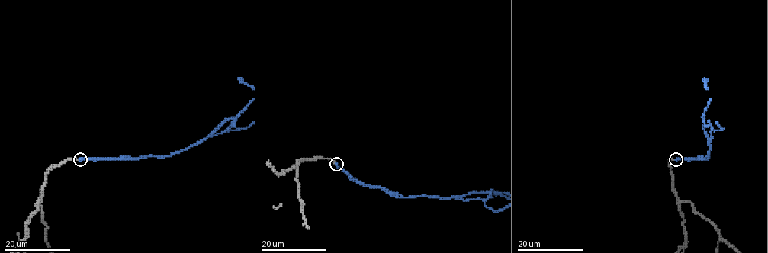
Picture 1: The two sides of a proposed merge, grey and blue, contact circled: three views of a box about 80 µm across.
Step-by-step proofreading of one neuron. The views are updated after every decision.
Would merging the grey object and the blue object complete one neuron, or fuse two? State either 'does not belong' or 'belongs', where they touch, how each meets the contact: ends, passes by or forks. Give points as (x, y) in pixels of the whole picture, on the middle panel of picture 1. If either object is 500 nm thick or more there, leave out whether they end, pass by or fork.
belongs; place (336, 164); grey ends; blue ends

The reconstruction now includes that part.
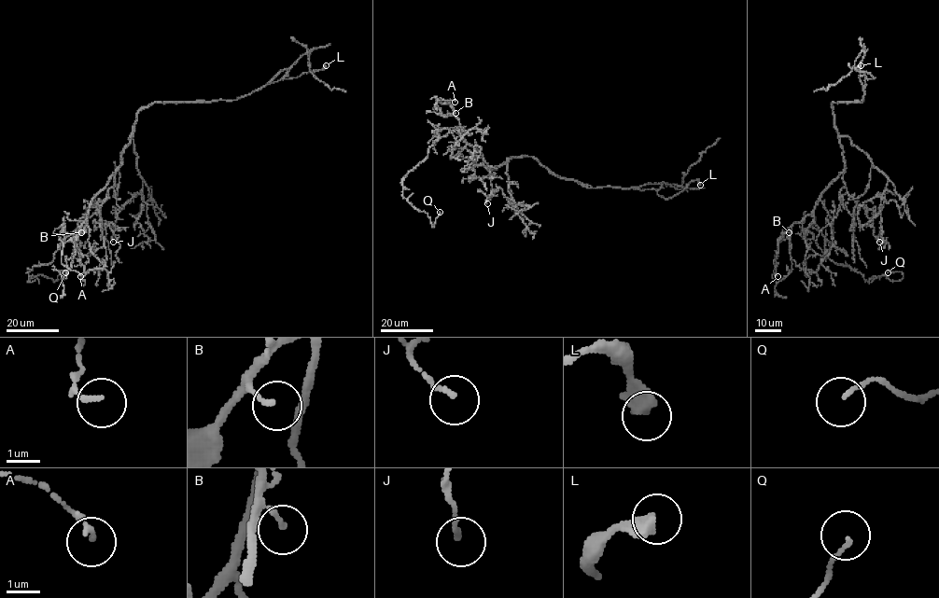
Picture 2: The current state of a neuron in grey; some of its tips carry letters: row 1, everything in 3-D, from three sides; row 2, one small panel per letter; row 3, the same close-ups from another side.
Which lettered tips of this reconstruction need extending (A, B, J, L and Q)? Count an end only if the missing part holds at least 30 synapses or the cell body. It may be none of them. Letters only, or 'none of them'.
none of them

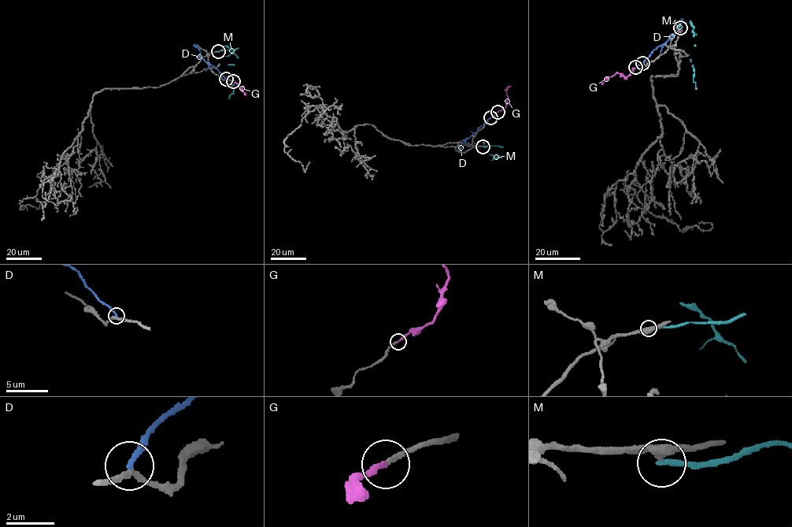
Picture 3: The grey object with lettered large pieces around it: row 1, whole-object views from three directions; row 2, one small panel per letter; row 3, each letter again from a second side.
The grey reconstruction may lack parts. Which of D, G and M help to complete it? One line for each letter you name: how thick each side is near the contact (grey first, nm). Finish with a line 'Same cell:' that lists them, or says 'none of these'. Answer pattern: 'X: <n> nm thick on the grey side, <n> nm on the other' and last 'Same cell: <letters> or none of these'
G: 180 nm thick on the grey side, 190 nm on the other
Same cell: G

